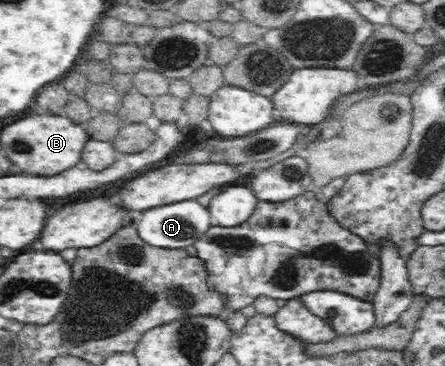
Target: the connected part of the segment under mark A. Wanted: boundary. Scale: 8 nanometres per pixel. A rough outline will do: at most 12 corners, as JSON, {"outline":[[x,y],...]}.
{"outline":[[182,201],[144,210],[140,238],[152,247],[195,245],[210,229],[208,206]]}

